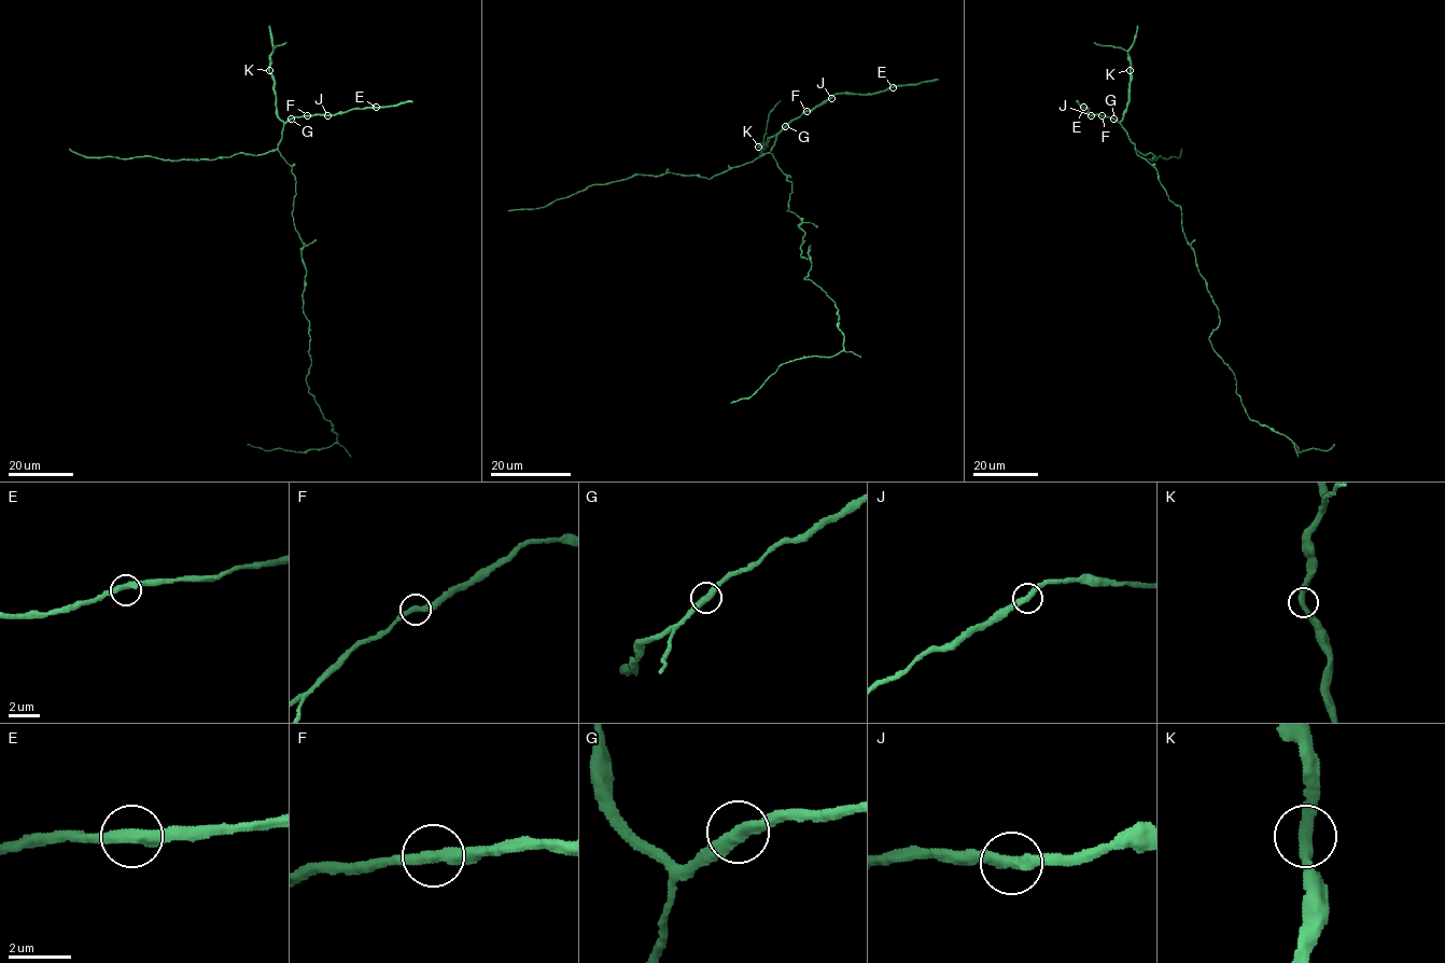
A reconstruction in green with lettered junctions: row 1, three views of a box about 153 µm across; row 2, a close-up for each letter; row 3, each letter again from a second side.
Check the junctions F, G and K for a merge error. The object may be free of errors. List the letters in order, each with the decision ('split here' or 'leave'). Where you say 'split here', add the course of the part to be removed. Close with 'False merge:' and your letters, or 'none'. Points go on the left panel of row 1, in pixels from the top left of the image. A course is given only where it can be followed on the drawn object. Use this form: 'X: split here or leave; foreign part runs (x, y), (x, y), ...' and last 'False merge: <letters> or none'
F: leave
G: leave
K: leave
False merge: none

